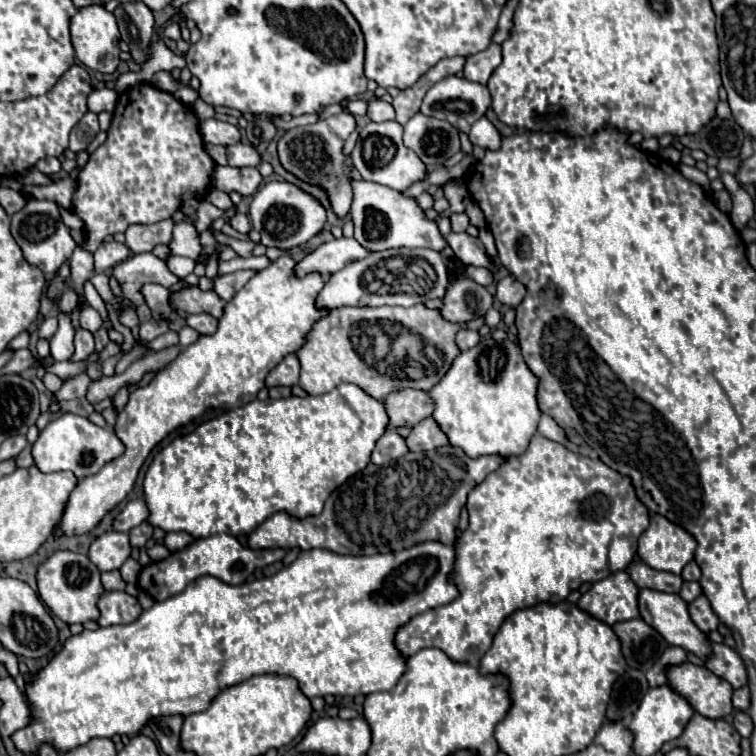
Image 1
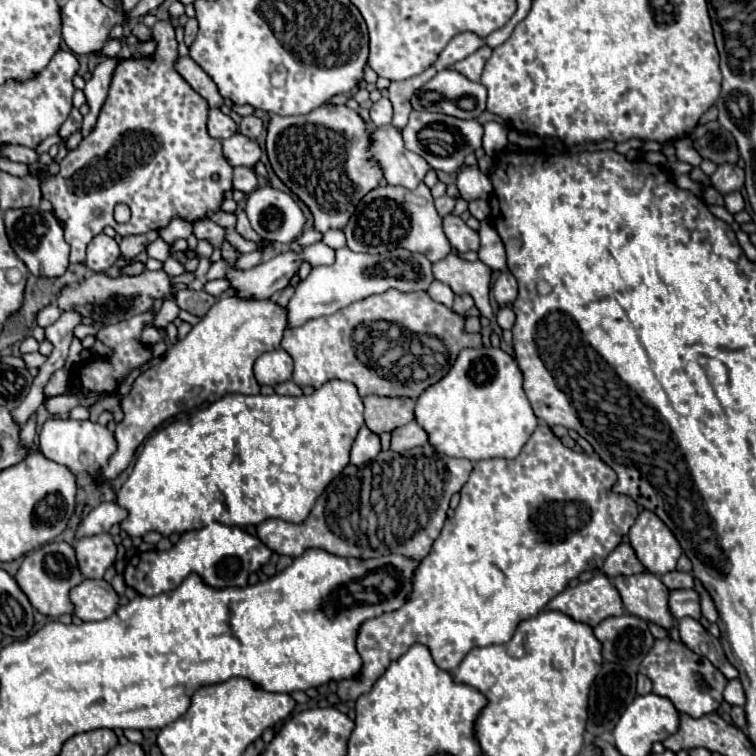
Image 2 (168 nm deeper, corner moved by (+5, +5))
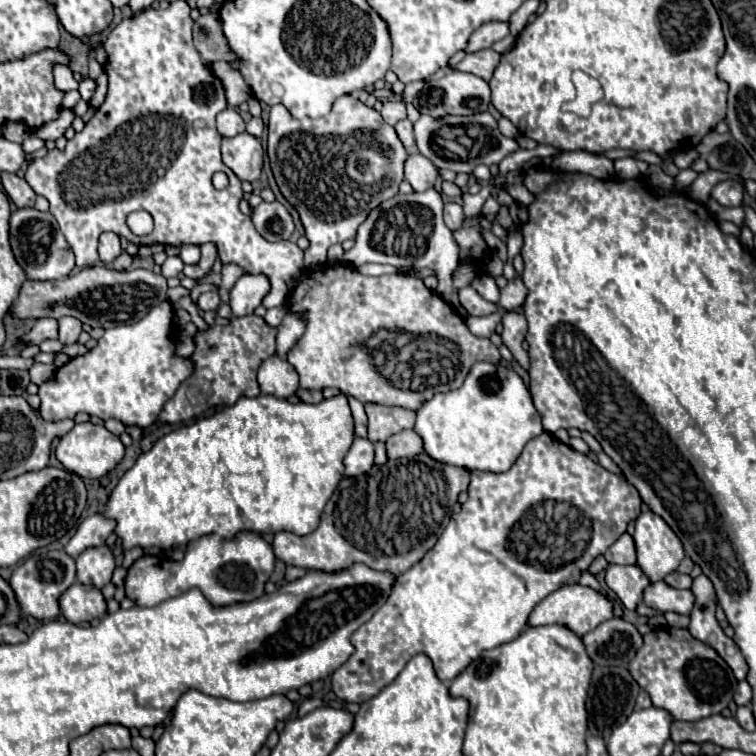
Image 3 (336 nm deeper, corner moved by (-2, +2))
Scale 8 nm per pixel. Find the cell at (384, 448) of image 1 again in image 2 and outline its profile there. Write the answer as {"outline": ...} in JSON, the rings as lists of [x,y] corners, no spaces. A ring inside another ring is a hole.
{"outline":[[[361,426],[357,438],[355,438],[353,446],[351,446],[351,452],[349,452],[351,460],[349,462],[355,464],[355,466],[363,466],[363,464],[371,462],[379,452],[381,452],[379,436],[373,434],[367,426]]]}

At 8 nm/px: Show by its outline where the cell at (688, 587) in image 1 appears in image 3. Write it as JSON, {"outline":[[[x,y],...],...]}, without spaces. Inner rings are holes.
{"outline":[[[670,573],[664,577],[664,581],[674,589],[690,589],[692,587],[692,577],[682,575],[682,573]]]}

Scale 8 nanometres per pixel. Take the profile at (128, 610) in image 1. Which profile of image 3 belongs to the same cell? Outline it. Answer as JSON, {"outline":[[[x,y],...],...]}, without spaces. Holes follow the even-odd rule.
{"outline":[[[74,583],[60,597],[60,609],[66,621],[86,623],[92,619],[102,619],[106,615],[106,599],[100,589],[92,585]]]}

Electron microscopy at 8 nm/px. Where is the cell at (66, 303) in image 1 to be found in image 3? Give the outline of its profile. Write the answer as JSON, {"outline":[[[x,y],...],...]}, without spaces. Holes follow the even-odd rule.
{"outline":[[[44,317],[44,319],[36,321],[32,331],[28,335],[24,335],[22,341],[38,345],[44,339],[56,339],[56,337],[58,337],[58,321],[52,319],[52,317]]]}

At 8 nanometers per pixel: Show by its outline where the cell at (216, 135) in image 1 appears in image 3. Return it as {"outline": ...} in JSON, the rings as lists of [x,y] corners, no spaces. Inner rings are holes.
{"outline":[[[224,109],[222,113],[218,113],[216,117],[216,123],[218,123],[218,133],[222,137],[236,137],[238,133],[244,131],[244,121],[242,117],[238,115],[236,109]]]}

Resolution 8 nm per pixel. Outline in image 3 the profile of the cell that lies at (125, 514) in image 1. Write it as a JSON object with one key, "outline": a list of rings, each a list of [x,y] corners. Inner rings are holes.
{"outline":[[[102,513],[90,515],[80,523],[76,535],[70,539],[70,543],[64,547],[64,551],[70,553],[72,557],[78,557],[84,549],[102,545],[108,539],[108,535],[114,531],[114,527],[116,527],[116,521],[108,519],[106,515],[102,515]]]}

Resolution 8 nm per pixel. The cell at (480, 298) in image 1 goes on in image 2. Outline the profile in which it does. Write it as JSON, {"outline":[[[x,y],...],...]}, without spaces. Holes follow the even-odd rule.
{"outline":[[[463,294],[463,296],[455,296],[455,302],[453,302],[453,310],[457,314],[465,314],[473,308],[473,298],[469,294]]]}

